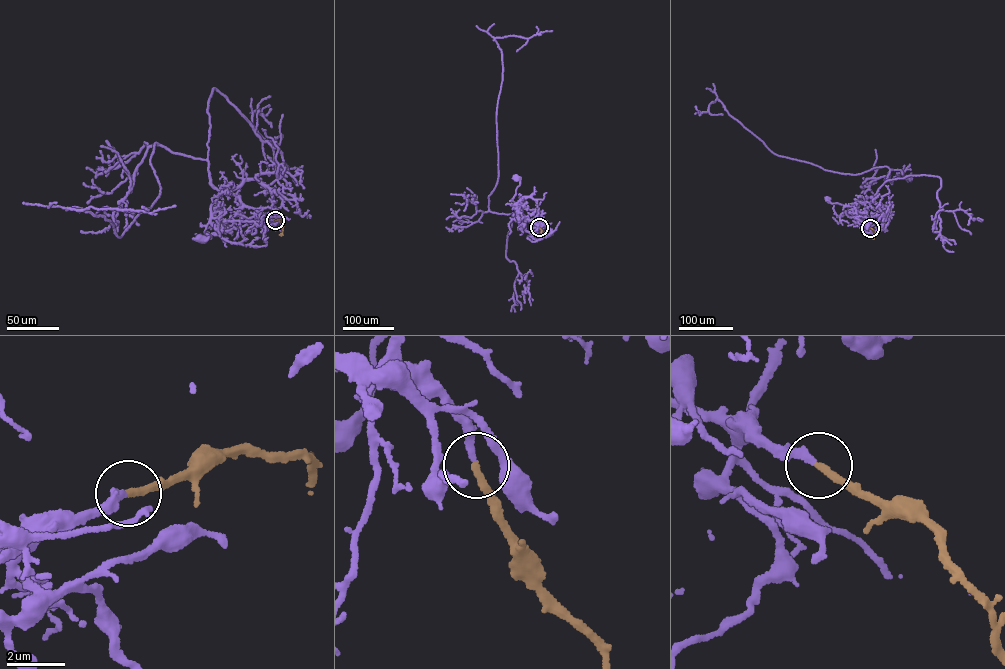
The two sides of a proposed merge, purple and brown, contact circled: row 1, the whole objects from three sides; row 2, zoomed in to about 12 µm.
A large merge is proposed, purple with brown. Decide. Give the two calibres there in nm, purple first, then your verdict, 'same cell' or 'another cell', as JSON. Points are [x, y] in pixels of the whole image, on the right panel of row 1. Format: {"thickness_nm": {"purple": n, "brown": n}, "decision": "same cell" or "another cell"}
{"thickness_nm": {"purple": 260, "brown": 280}, "decision": "same cell"}

